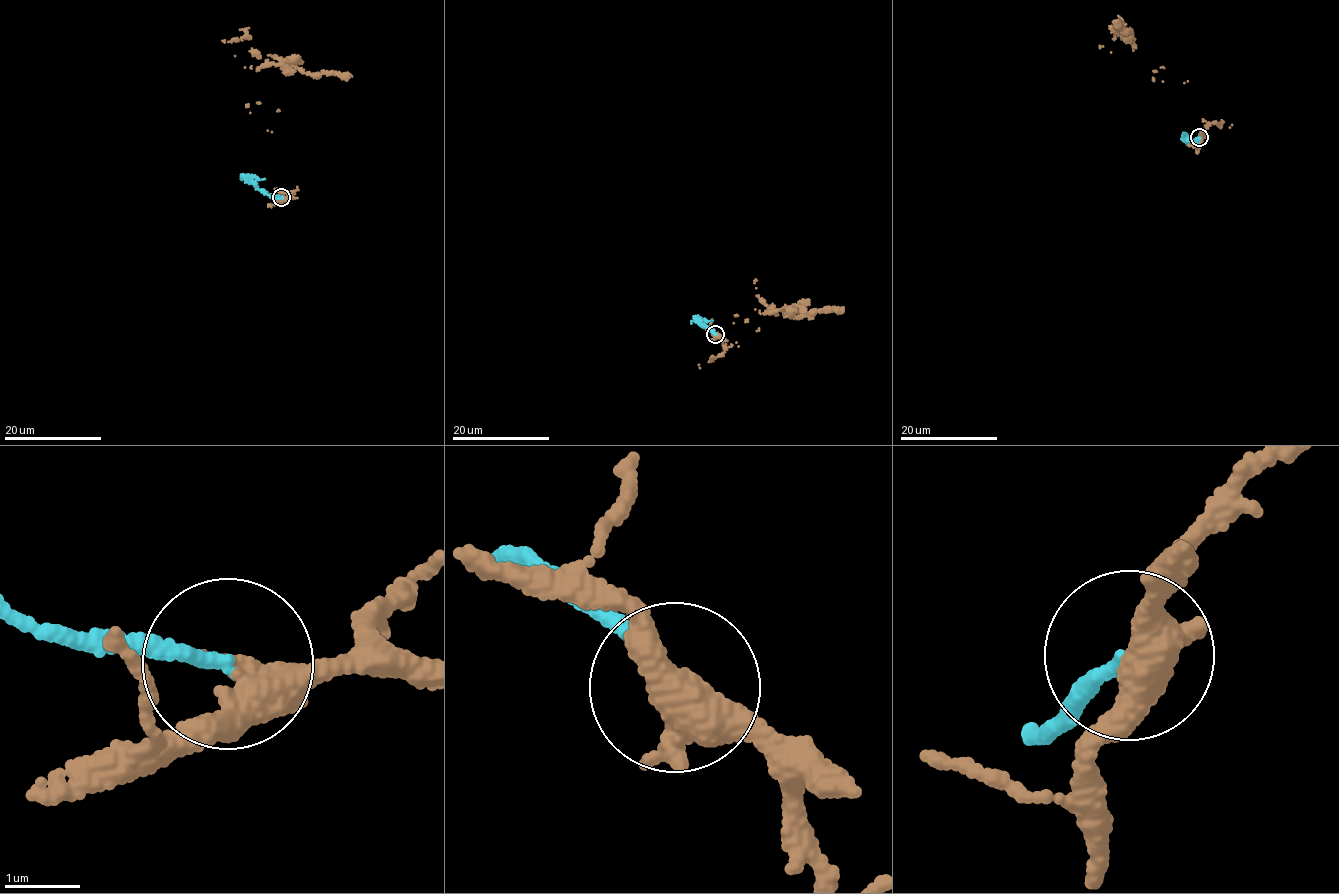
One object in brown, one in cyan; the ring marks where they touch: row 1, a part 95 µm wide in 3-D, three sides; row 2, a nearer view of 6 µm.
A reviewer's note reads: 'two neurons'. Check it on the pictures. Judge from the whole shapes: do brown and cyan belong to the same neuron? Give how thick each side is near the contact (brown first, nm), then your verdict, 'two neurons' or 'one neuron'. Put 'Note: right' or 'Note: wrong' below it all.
calibres 420 and 190 nm; one neuron
Note: wrong

